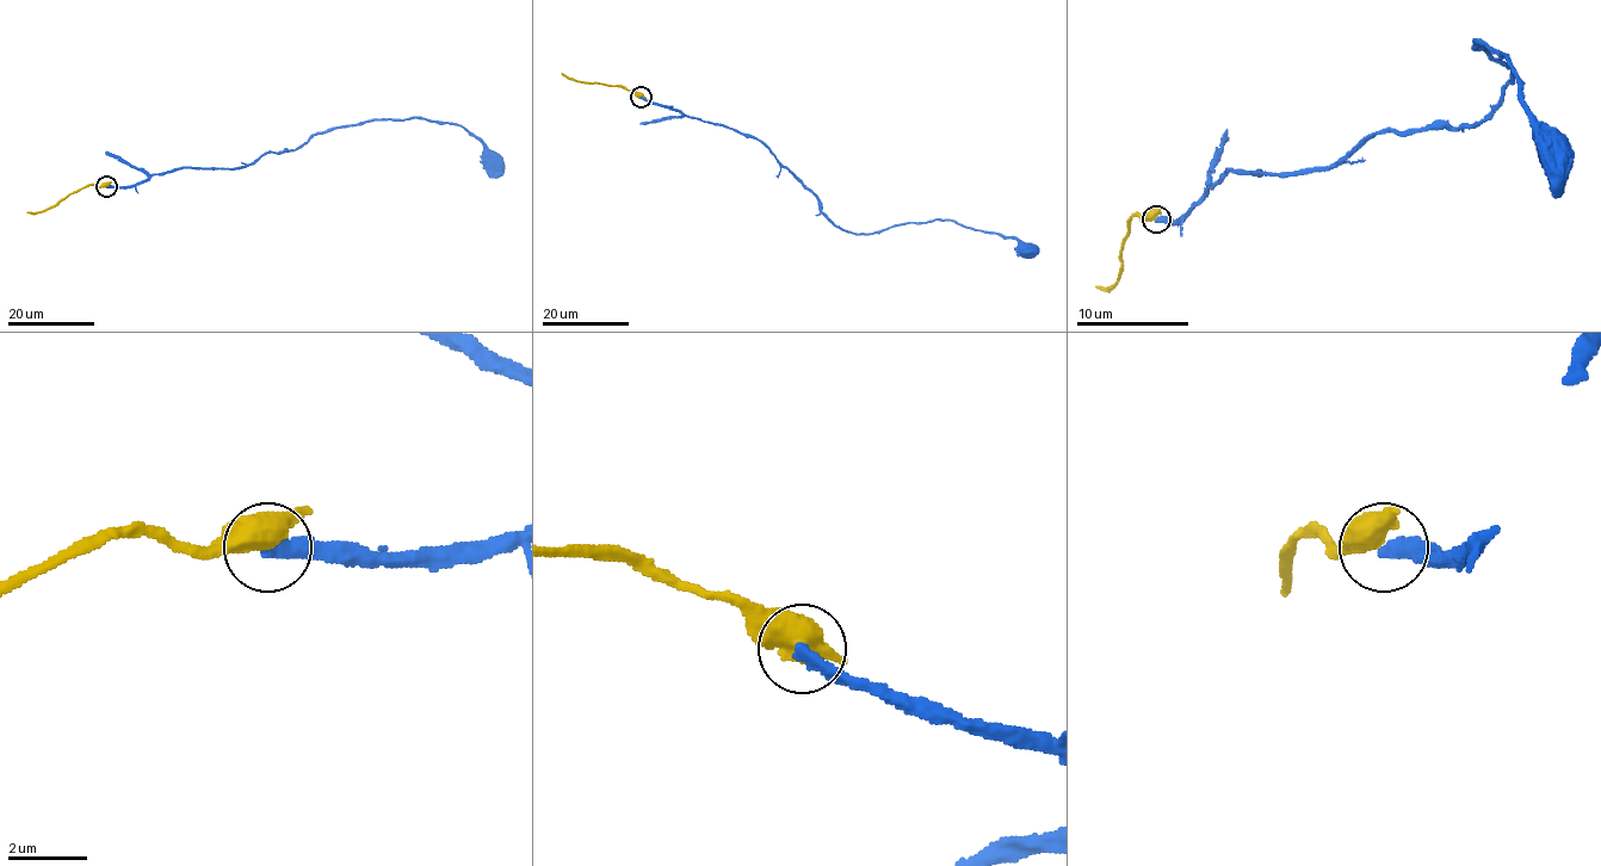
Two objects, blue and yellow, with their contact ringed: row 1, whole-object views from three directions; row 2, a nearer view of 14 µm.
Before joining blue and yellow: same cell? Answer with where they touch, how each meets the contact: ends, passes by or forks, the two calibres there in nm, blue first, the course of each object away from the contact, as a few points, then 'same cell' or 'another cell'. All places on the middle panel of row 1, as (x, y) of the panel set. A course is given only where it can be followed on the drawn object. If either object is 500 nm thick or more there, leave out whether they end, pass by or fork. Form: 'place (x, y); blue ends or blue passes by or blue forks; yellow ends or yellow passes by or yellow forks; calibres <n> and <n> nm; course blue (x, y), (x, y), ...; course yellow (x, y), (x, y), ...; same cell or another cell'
place (641, 97); calibres 360 and 550 nm; course blue (641, 97), (758, 138), (816, 196), (818, 209), (853, 234), (954, 221), (1030, 246); course yellow (641, 97), (619, 86), (581, 82), (561, 73); another cell

